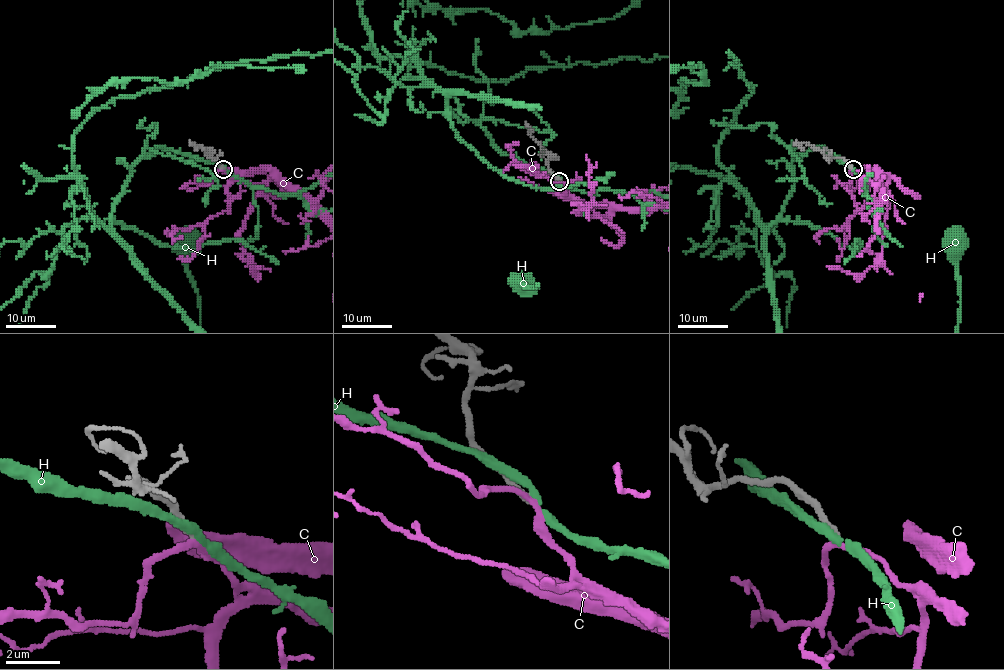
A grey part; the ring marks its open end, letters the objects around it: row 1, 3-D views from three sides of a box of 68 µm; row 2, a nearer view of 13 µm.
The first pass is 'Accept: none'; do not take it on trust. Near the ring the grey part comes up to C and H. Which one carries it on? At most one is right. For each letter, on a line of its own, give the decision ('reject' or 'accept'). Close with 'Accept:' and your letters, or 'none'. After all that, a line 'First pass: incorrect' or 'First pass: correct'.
C: reject
H: reject
Accept: none
First pass: correct

